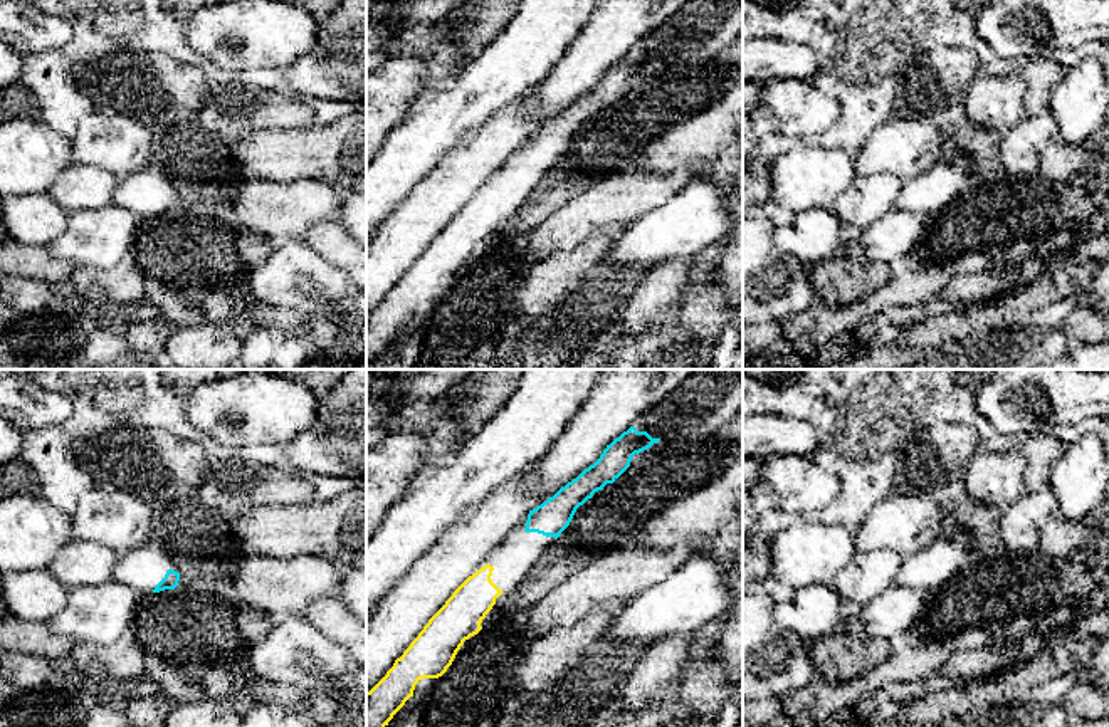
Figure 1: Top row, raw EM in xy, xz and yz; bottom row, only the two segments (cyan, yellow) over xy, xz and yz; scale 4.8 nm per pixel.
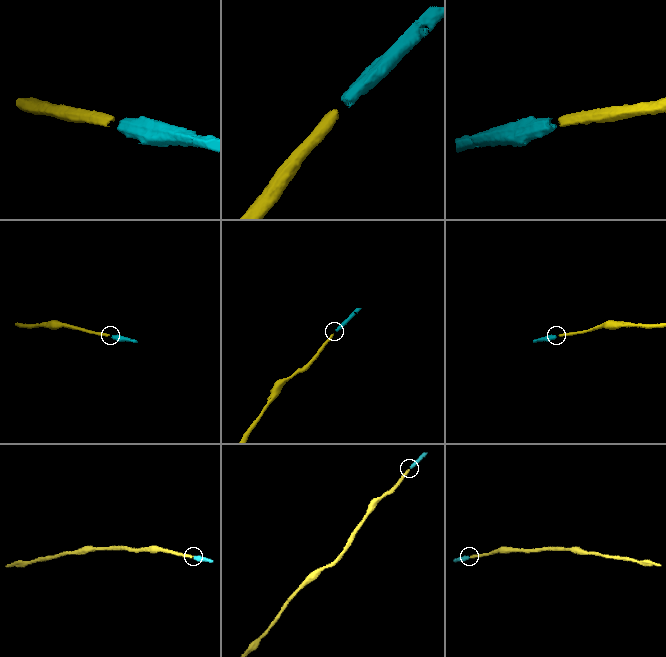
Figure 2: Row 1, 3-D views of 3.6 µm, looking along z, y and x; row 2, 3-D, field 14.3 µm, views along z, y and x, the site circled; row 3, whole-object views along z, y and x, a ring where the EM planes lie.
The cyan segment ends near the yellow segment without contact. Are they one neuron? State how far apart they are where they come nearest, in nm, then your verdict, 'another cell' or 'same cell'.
240 nm | same cell

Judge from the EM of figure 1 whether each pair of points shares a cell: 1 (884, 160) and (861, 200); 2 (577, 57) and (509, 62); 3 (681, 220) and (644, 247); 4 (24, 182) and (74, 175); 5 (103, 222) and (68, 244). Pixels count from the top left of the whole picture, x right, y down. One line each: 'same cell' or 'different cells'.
1: different cells
2: different cells
3: same cell
4: different cells
5: same cell

